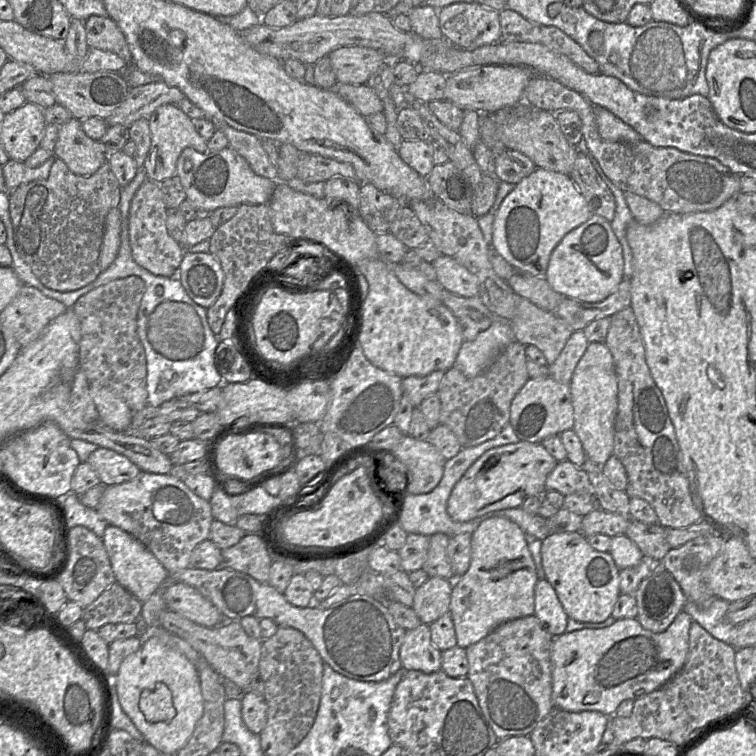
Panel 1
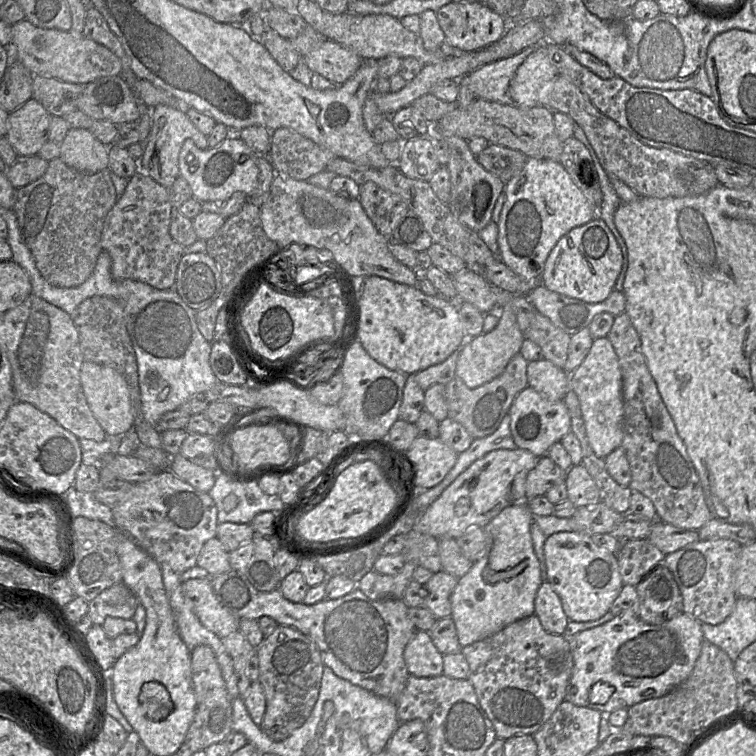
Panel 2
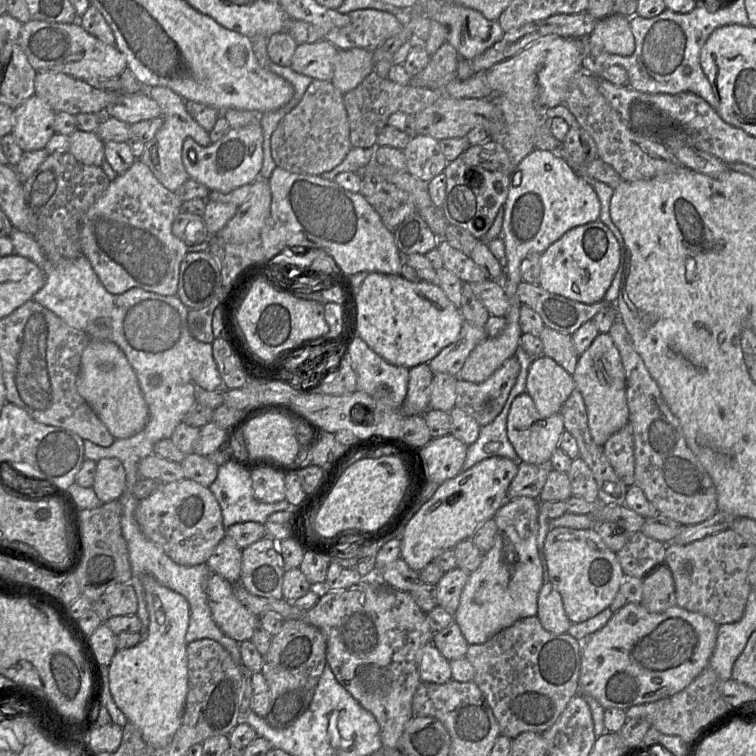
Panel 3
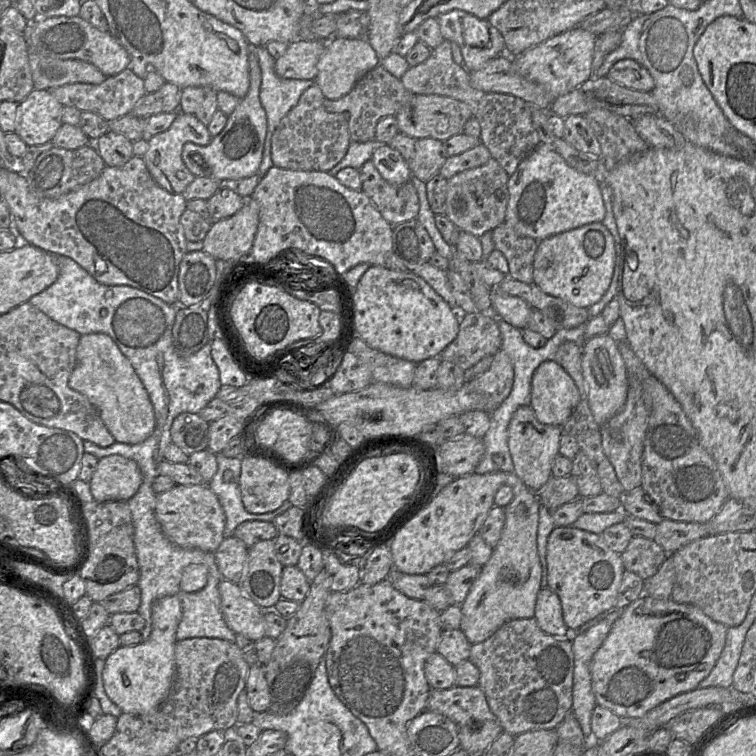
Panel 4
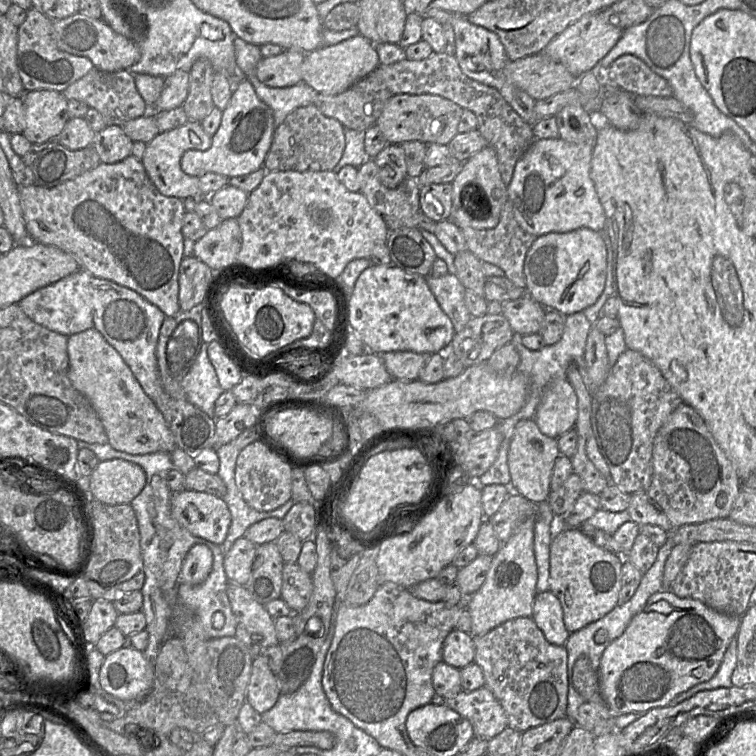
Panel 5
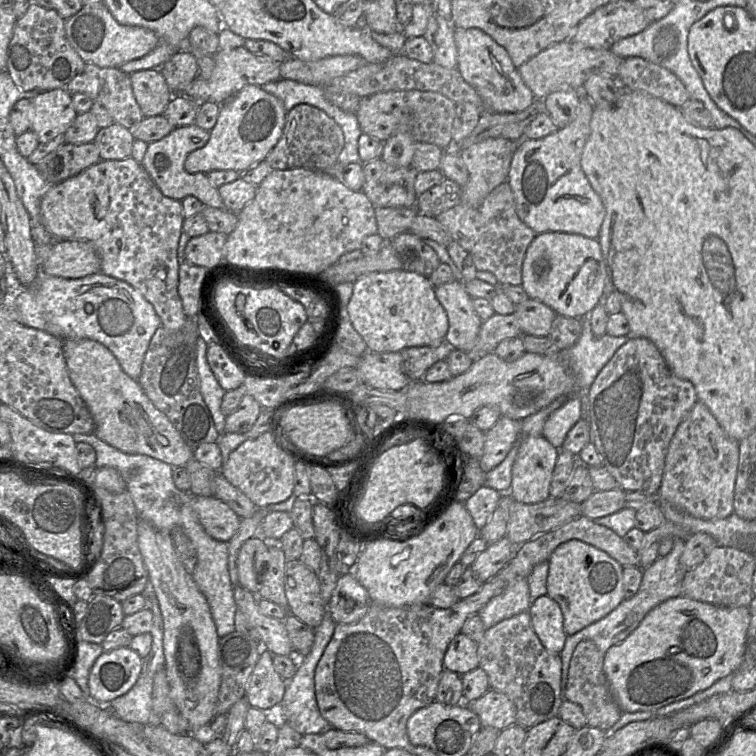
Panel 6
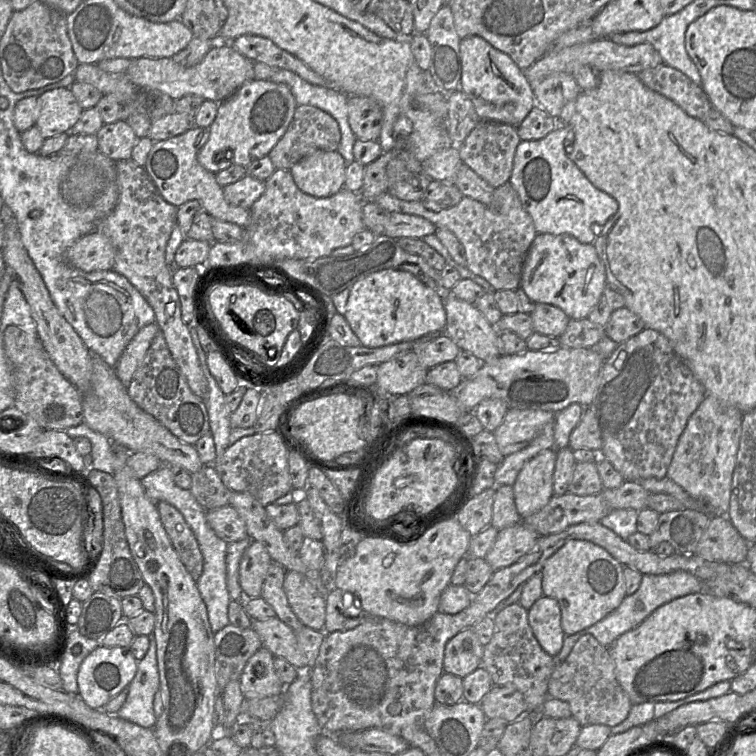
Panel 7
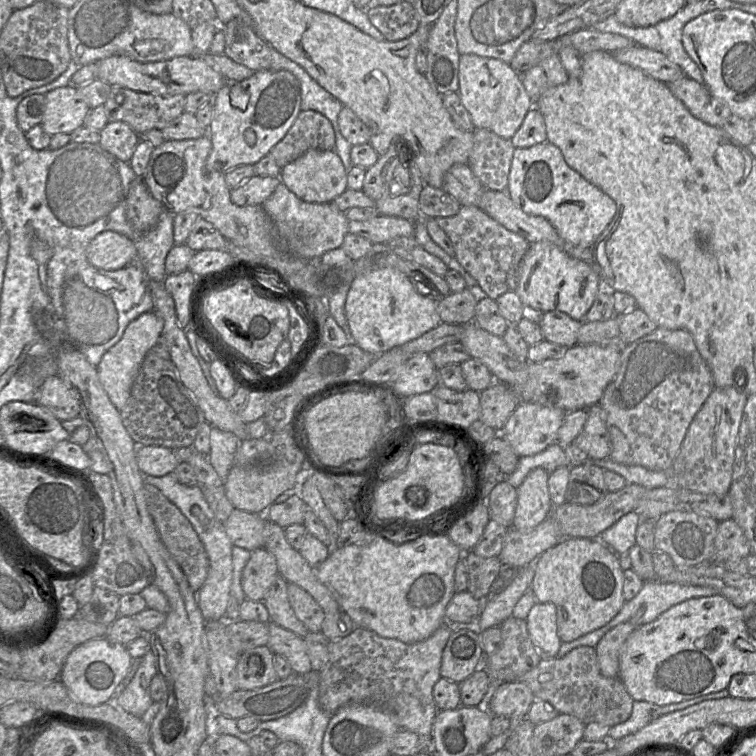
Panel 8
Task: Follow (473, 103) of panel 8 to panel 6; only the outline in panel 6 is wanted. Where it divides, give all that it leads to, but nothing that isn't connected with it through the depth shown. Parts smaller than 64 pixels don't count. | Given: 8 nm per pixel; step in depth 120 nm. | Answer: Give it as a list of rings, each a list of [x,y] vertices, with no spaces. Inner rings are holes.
[[[456,28],[454,40],[458,52],[457,68],[464,80],[481,97],[485,112],[516,113],[531,106],[535,95],[524,83],[504,47],[478,28]]]

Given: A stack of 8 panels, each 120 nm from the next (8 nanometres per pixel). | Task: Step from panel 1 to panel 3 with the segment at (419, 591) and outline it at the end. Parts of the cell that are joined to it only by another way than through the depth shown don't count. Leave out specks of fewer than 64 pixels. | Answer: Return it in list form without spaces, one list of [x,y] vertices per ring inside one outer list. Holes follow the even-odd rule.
[[[456,567],[445,572],[436,585],[436,598],[438,606],[454,615],[460,602],[462,590],[470,573]]]

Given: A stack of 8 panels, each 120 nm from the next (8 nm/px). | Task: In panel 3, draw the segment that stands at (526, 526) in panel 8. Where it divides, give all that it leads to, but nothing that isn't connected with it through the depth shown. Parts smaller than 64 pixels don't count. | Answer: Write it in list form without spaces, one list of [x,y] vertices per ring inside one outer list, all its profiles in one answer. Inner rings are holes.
[[[527,391],[514,399],[508,414],[507,436],[521,461],[535,465],[550,464],[552,453],[559,447],[564,431],[561,412],[549,418],[543,418]]]

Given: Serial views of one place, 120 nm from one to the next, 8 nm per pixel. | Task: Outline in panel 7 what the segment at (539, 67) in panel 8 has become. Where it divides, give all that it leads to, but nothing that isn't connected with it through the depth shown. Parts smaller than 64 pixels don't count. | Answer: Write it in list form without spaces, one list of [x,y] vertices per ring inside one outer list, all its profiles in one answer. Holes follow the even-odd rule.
[[[557,72],[534,86],[533,92],[536,105],[543,108],[551,117],[557,120],[564,106],[575,100],[582,89],[572,75]]]

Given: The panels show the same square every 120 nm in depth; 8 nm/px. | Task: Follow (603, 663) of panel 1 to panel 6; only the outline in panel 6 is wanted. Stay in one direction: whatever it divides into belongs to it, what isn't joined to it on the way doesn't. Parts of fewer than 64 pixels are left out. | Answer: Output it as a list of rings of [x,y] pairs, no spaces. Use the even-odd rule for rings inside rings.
[[[683,595],[653,608],[624,641],[610,647],[604,656],[604,672],[621,711],[655,712],[708,689],[723,677],[733,675],[743,661],[750,621],[748,607],[719,607]]]

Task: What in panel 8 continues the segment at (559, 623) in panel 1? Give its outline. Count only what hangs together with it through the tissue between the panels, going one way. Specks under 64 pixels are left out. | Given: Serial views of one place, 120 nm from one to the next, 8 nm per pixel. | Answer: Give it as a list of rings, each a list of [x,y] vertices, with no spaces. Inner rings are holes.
[[[536,601],[525,621],[530,639],[542,657],[557,656],[562,641],[557,630],[556,606]]]

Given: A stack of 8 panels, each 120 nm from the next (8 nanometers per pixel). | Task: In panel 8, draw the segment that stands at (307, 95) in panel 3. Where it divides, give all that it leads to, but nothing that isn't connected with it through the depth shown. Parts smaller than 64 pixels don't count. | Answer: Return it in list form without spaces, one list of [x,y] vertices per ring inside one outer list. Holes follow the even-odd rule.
[[[300,110],[285,136],[269,154],[282,168],[309,149],[335,149],[335,133],[331,121],[315,110]]]

